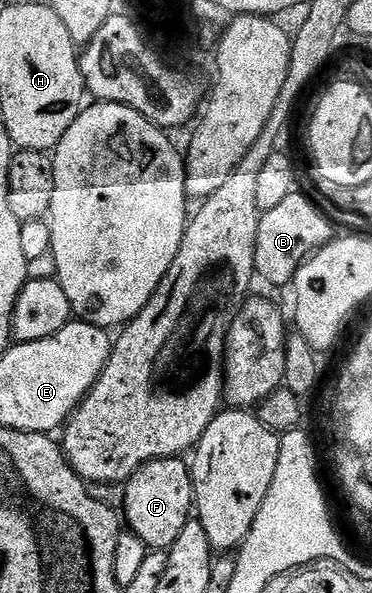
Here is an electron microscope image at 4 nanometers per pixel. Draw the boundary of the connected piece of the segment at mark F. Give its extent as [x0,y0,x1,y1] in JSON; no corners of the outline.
[121,458,194,550]

